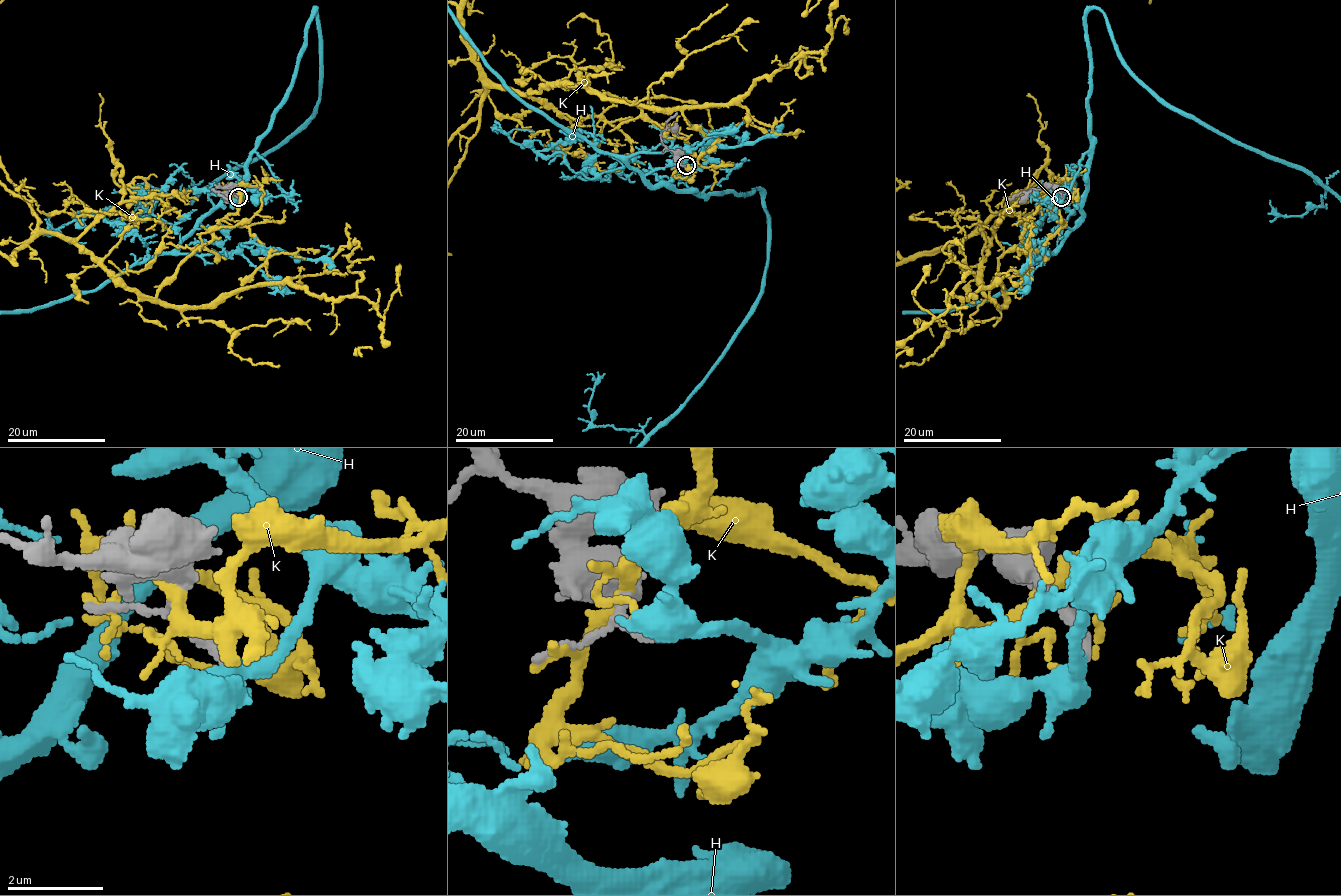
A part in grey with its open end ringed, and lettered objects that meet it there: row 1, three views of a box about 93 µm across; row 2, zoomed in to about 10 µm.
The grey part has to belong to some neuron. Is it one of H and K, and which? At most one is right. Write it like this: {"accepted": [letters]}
{"accepted": ["H"]}

